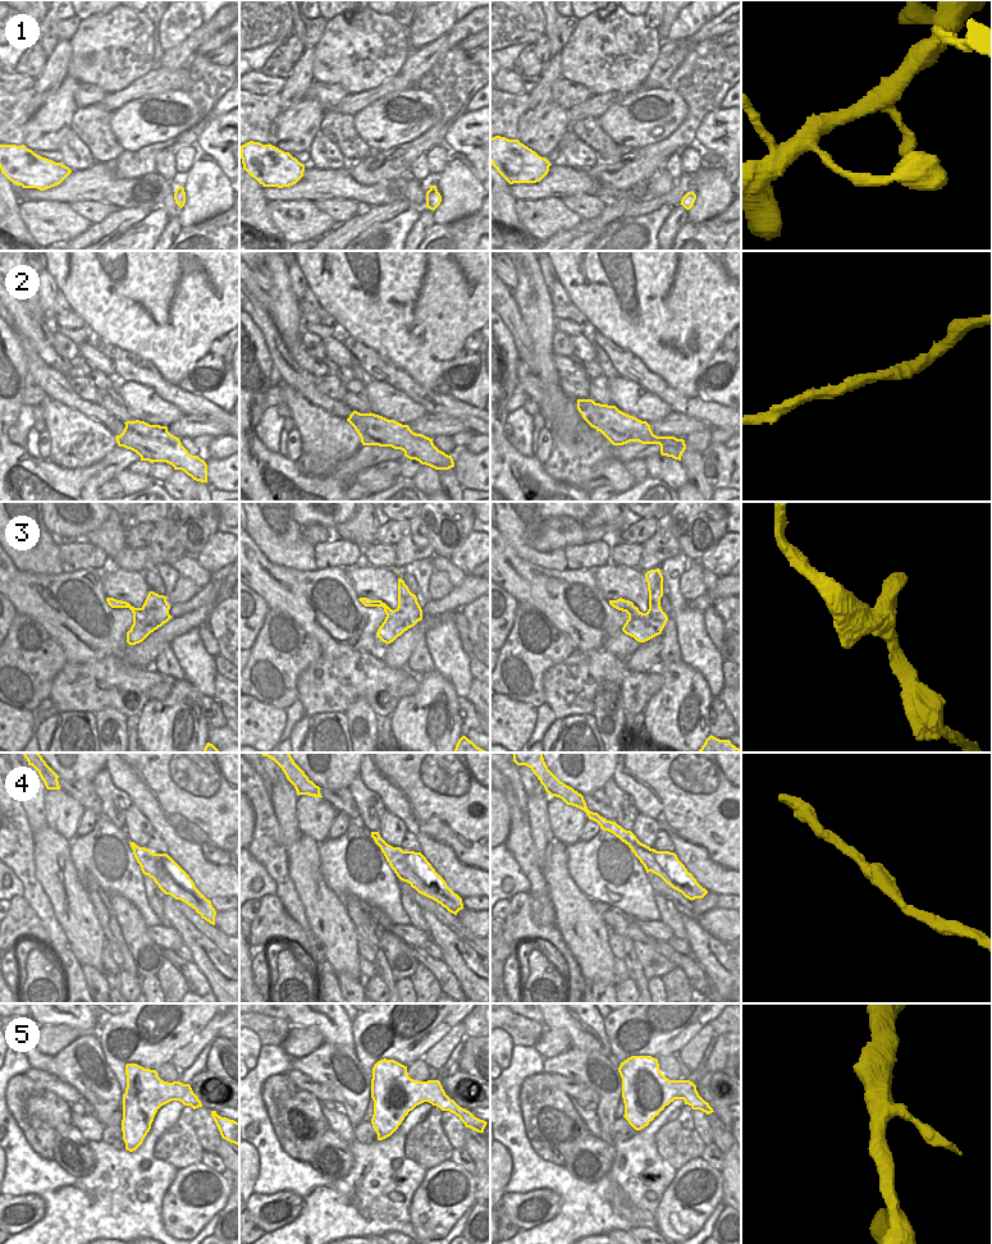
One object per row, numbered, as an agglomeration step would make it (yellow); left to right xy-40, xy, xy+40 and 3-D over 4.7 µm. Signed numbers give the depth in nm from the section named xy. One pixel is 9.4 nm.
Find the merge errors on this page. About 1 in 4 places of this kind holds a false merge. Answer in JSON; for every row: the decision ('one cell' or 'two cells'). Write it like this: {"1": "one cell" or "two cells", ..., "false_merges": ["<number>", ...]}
{"1": "one cell", "2": "one cell", "3": "one cell", "4": "one cell", "5": "one cell", "false_merges": []}

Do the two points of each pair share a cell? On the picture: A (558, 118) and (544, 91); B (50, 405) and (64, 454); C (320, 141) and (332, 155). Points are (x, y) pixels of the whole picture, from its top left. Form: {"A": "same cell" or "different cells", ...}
{"A": "different cells", "B": "same cell", "C": "same cell"}

